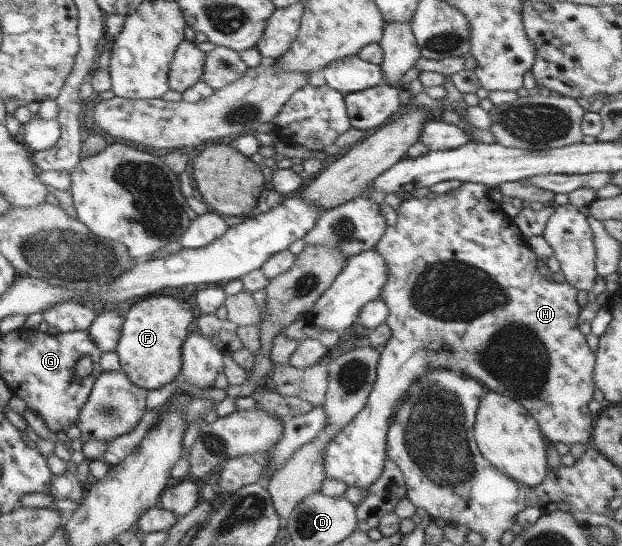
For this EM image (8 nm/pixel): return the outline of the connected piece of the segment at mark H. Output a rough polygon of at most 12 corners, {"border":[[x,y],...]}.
{"border":[[485,185],[400,202],[392,330],[325,479],[368,489],[446,368],[591,446],[596,356]]}

